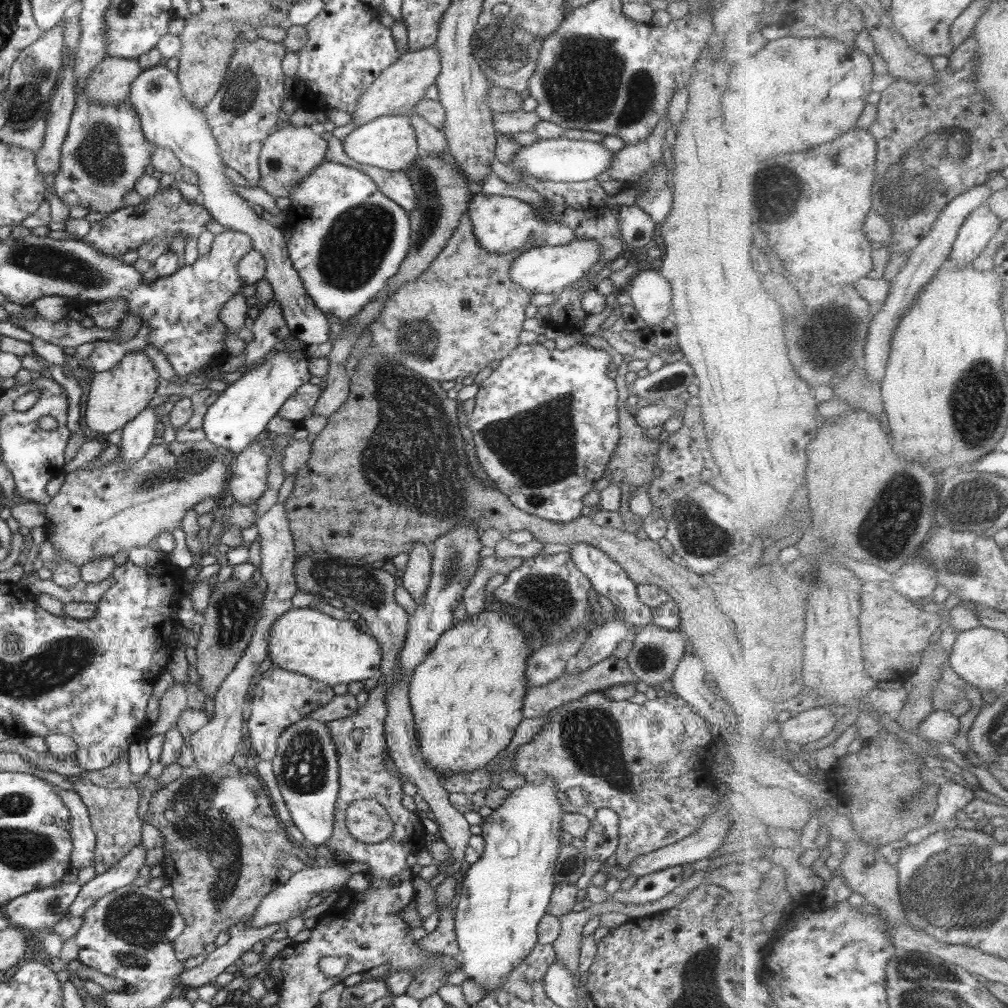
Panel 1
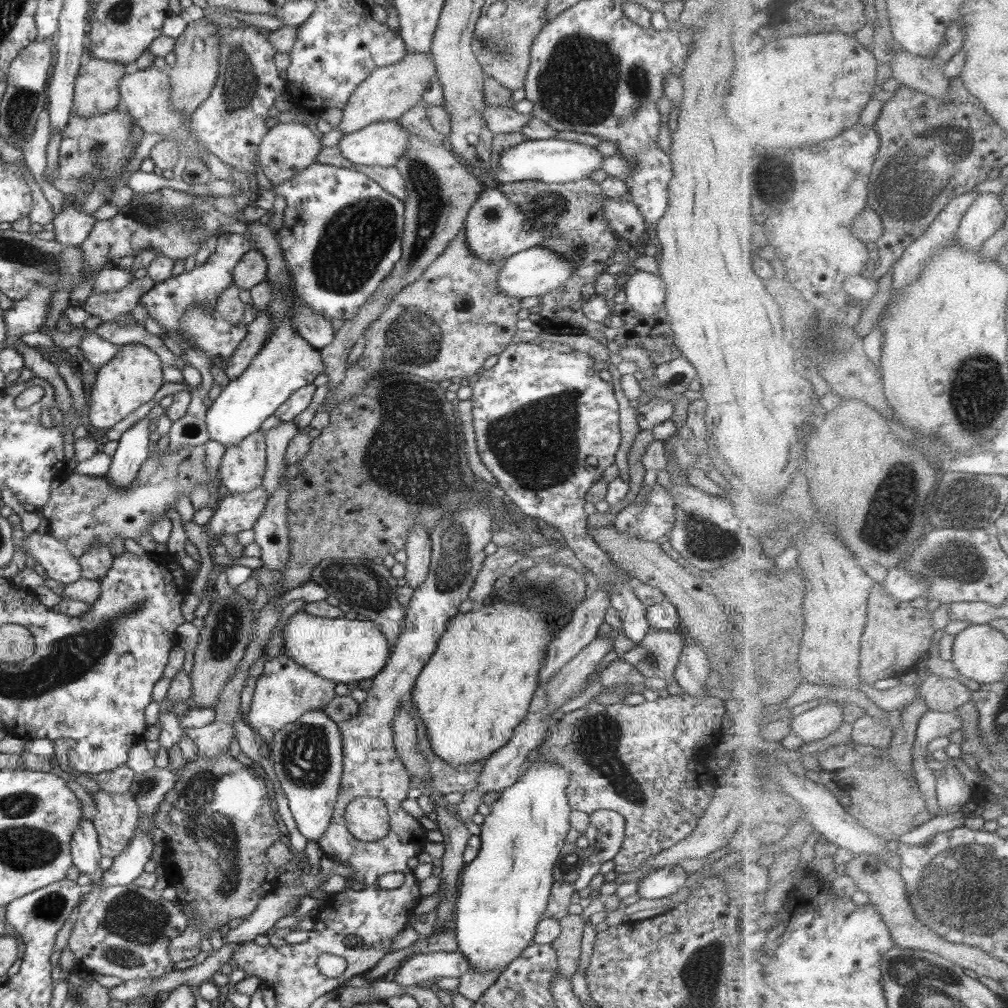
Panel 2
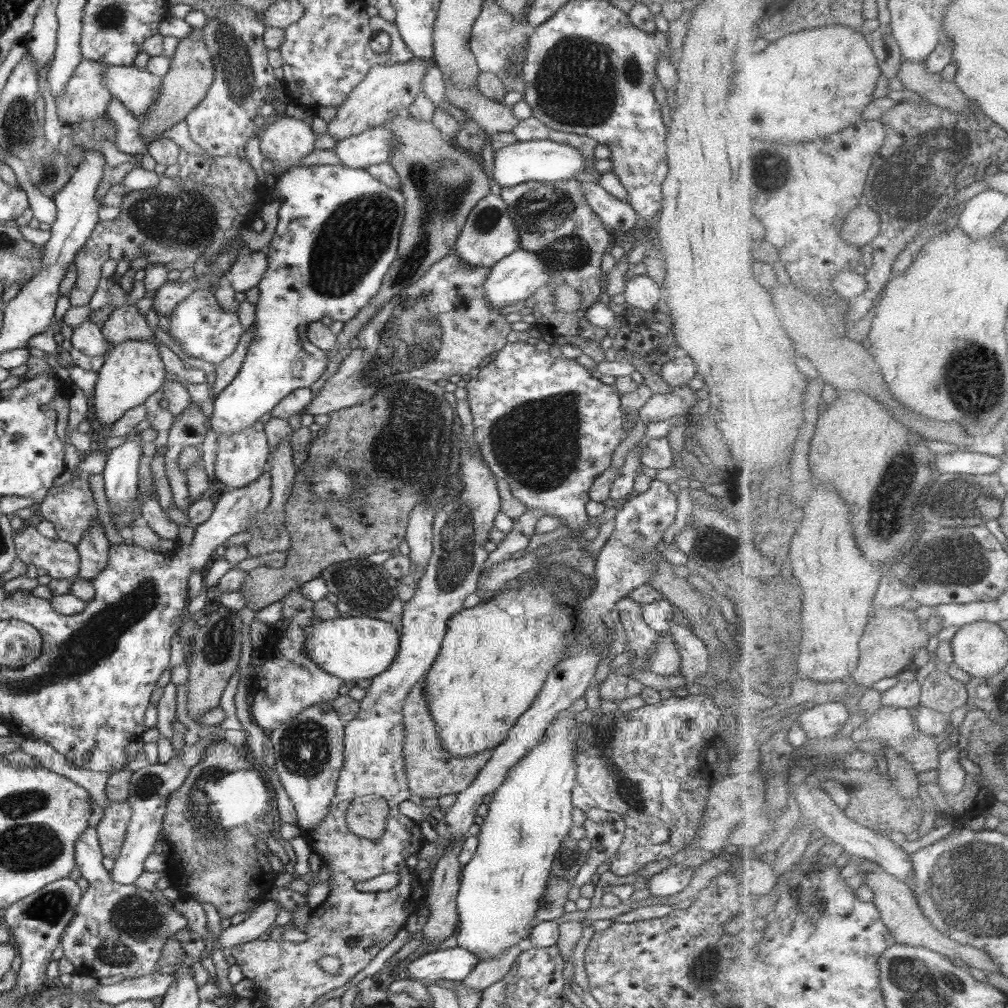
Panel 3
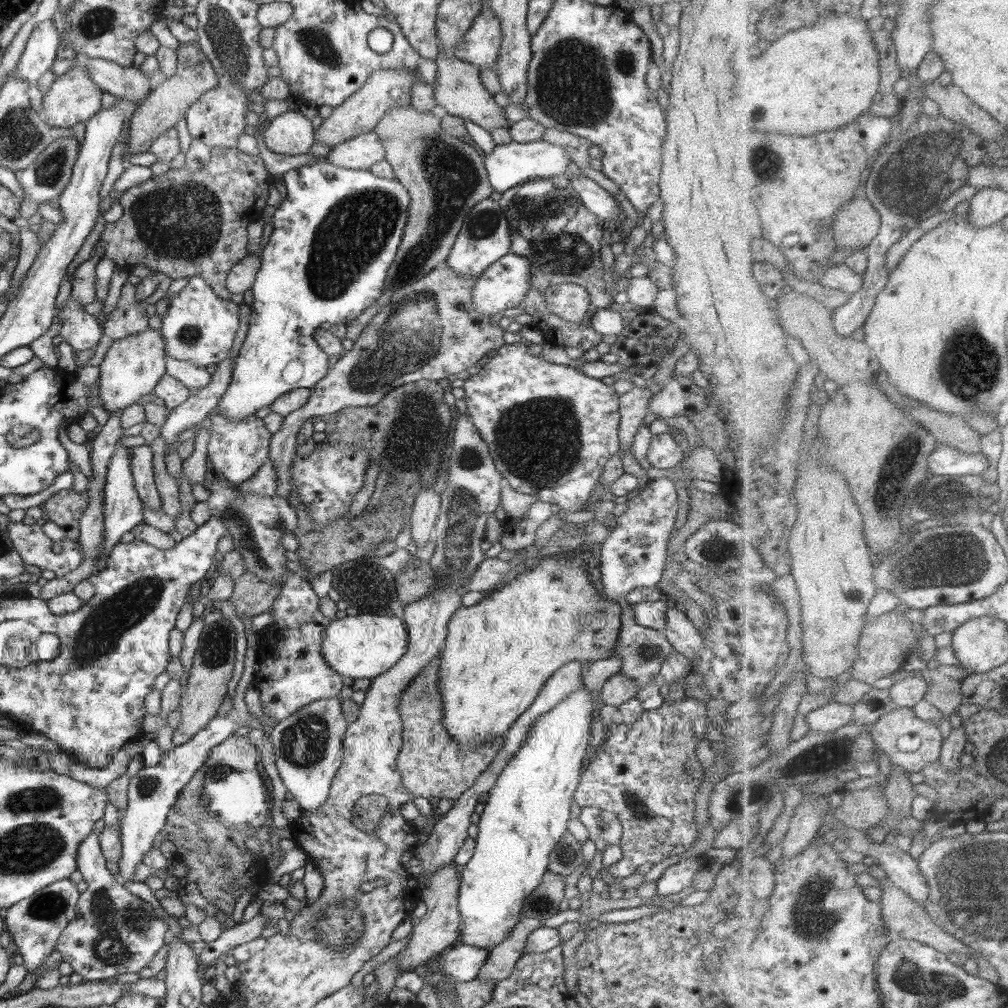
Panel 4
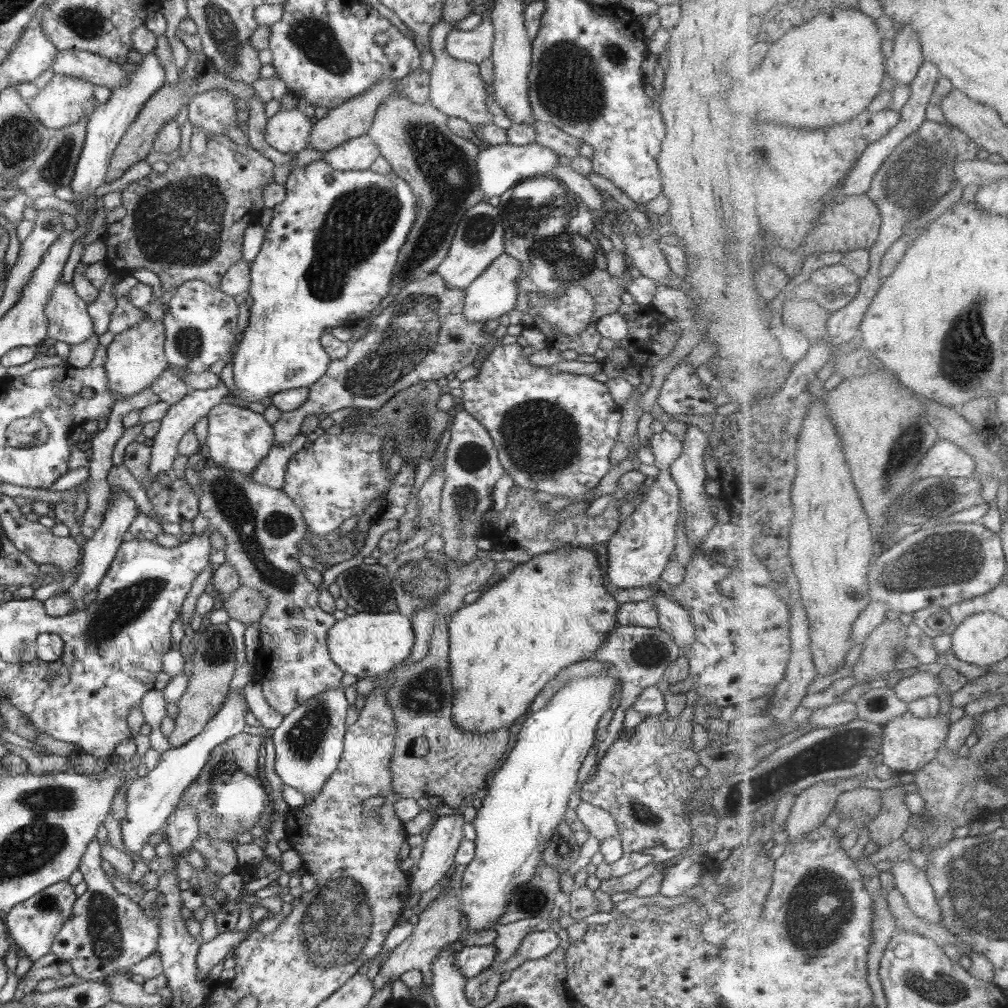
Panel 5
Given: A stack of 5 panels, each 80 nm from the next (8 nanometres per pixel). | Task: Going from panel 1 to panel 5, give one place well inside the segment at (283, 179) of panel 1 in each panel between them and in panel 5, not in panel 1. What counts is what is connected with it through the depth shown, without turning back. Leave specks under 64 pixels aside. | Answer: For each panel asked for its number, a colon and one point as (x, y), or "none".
2: (288, 148)
3: (286, 141)
4: (290, 134)
5: (287, 131)

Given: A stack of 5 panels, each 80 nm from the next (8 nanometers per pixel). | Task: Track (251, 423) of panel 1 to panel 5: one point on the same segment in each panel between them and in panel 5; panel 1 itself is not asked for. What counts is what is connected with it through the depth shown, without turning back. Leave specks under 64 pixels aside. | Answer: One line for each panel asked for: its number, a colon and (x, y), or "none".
2: (286, 362)
3: (338, 228)
4: (334, 237)
5: (327, 259)

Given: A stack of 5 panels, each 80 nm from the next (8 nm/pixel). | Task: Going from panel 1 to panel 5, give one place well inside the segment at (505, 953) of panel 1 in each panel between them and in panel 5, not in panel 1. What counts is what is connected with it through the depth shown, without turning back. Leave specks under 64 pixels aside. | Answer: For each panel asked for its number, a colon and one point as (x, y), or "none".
2: (504, 893)
3: (529, 816)
4: (526, 814)
5: (526, 798)

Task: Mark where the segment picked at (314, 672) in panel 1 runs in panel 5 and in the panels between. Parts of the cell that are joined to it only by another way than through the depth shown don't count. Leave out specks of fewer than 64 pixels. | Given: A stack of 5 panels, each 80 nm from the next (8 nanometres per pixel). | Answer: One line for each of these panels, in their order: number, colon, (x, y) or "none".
2: (337, 649)
3: (350, 648)
4: (363, 646)
5: (363, 644)

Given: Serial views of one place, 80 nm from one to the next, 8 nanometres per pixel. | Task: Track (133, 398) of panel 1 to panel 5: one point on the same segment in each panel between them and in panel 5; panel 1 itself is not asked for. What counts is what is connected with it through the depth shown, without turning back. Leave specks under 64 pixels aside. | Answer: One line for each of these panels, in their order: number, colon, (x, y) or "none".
2: (134, 375)
3: (133, 370)
4: (133, 365)
5: (135, 358)

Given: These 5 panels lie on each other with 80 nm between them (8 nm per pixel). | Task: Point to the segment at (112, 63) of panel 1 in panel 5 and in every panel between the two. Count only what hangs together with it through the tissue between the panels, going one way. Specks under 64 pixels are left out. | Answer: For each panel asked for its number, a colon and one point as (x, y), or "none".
2: (96, 86)
3: (86, 98)
4: (73, 98)
5: (65, 99)

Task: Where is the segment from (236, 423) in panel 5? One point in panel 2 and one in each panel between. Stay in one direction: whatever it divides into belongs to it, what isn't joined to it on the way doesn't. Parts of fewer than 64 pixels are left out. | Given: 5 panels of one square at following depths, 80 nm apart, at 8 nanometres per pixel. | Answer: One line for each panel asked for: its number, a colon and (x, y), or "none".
2: (242, 468)
3: (242, 457)
4: (238, 448)

